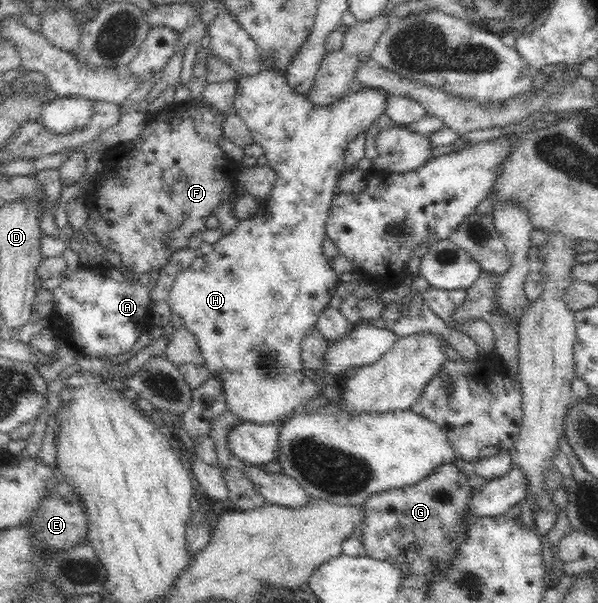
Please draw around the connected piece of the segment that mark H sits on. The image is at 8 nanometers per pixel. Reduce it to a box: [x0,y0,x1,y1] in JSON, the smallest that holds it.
[166,69,386,425]

